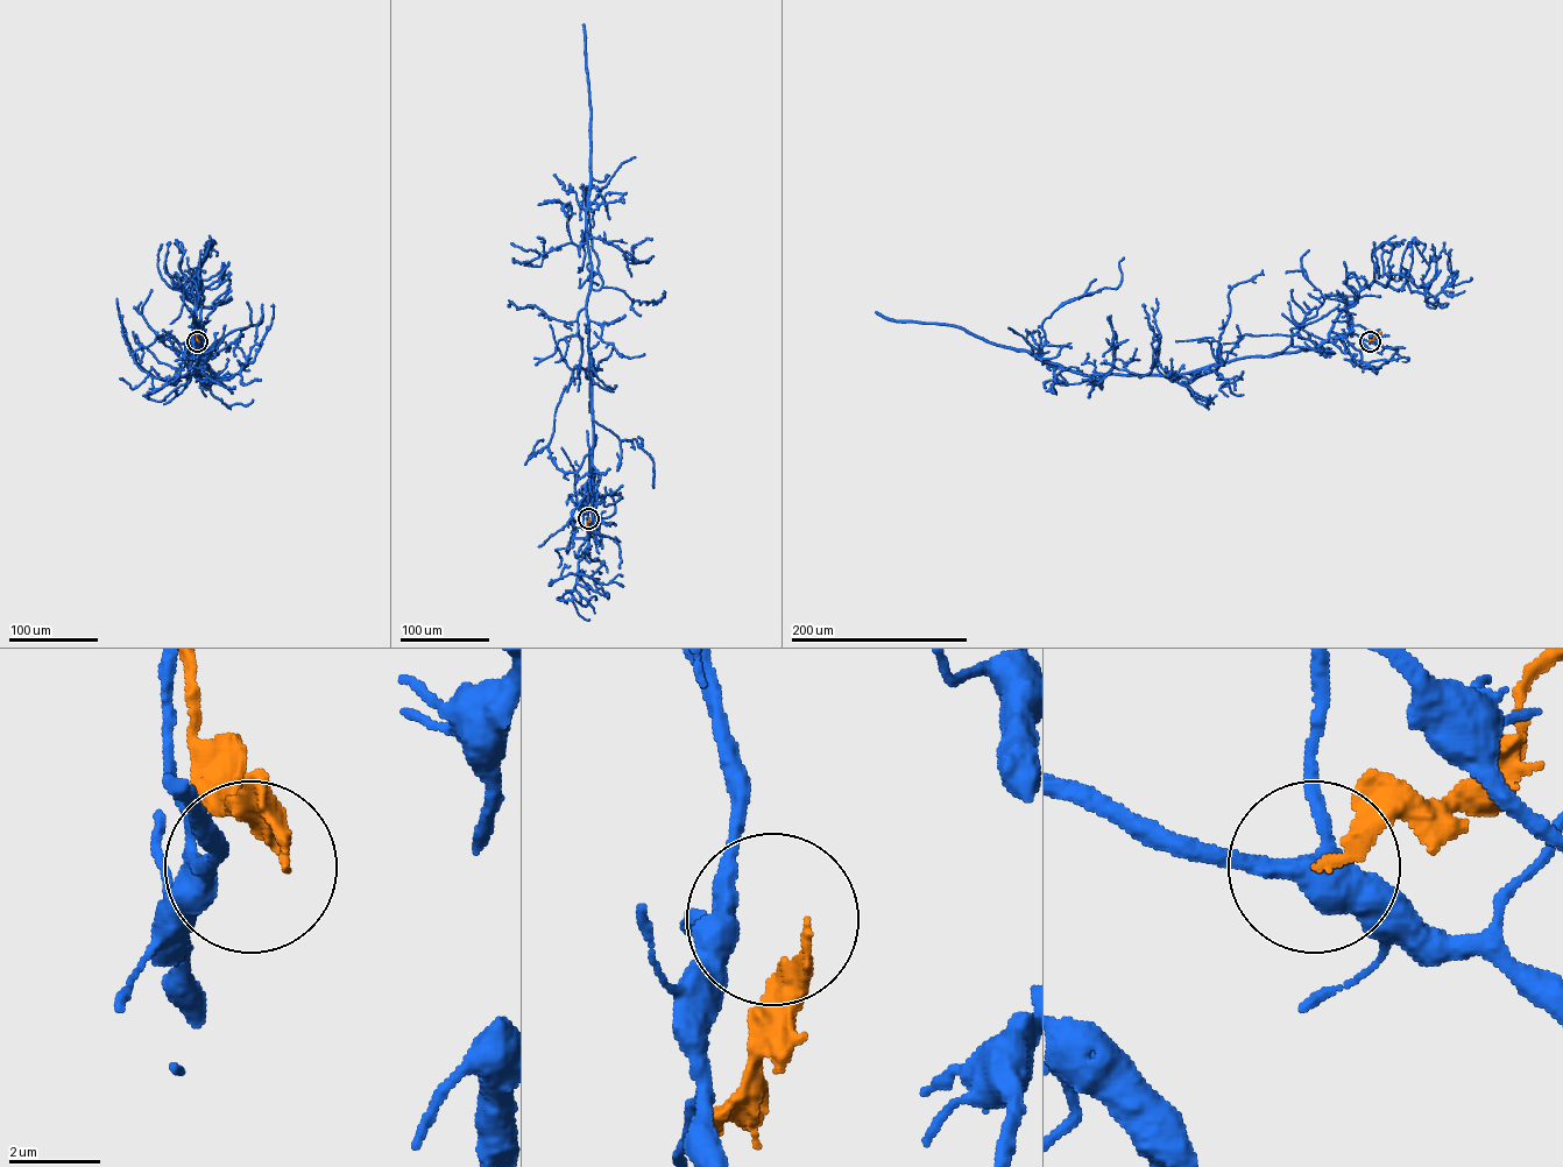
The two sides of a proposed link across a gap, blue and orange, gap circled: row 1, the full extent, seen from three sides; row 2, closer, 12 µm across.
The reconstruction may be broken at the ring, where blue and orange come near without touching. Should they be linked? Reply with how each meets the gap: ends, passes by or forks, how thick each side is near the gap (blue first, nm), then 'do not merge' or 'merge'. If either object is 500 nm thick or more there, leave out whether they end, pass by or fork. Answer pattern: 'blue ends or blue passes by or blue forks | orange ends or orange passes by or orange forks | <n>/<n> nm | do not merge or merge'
blue forks | orange ends | 440/170 nm | do not merge

